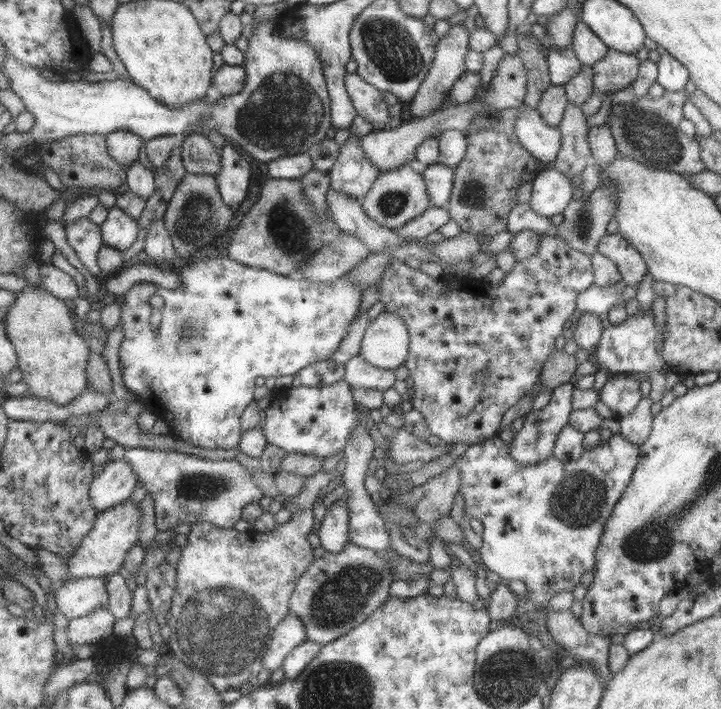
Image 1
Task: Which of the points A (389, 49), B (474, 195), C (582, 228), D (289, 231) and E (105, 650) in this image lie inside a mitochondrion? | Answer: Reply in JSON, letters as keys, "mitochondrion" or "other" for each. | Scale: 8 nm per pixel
{"A":"mitochondrion","B":"mitochondrion","C":"mitochondrion","D":"mitochondrion","E":"other"}

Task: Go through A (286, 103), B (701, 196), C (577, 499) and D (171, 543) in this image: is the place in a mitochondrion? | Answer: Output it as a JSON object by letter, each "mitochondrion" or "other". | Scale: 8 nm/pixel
{"A":"mitochondrion","B":"other","C":"mitochondrion","D":"other"}

